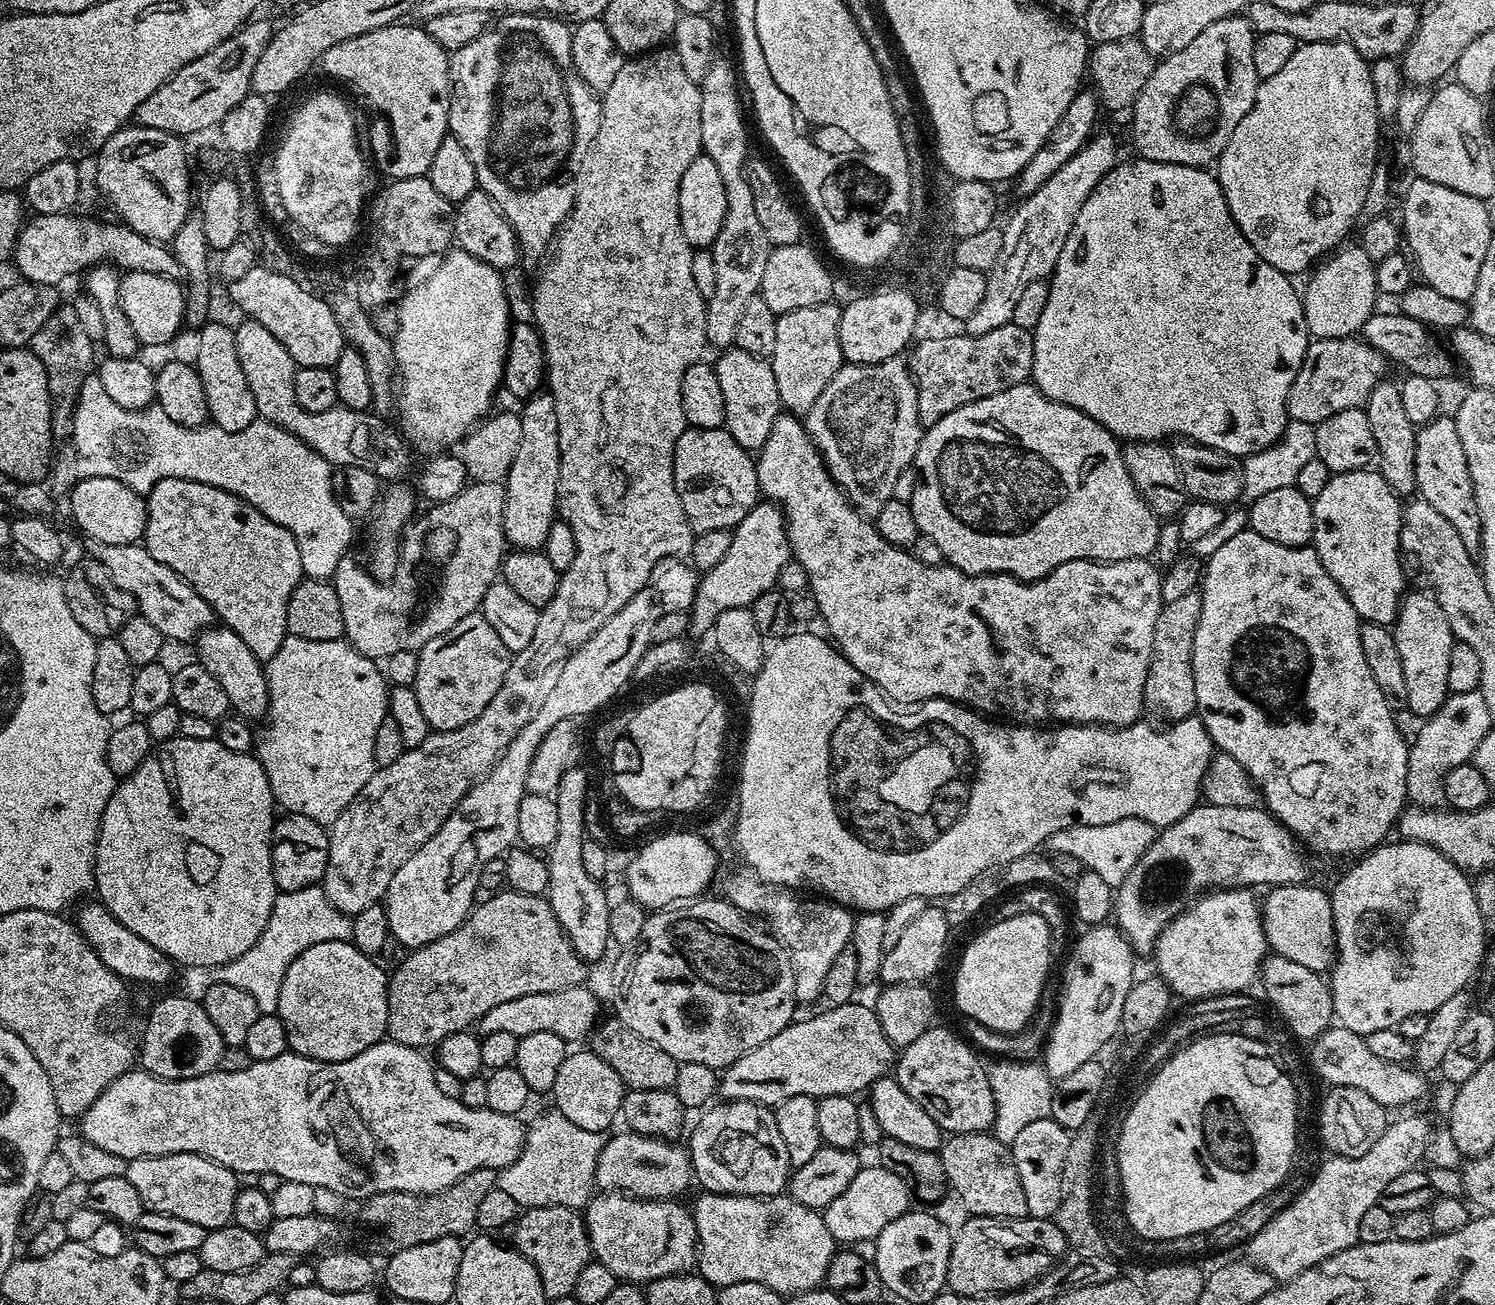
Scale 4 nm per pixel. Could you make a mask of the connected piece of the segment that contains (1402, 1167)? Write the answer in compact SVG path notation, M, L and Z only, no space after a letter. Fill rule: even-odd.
M1404 1116L1401 1120L1393 1119L1388 1125L1388 1129L1366 1150L1366 1154L1361 1156L1333 1156L1327 1157L1328 1161L1321 1166L1317 1172L1311 1173L1307 1186L1282 1210L1282 1214L1274 1214L1254 1238L1250 1238L1246 1245L1247 1259L1261 1268L1266 1274L1270 1274L1277 1282L1293 1280L1298 1274L1310 1270L1310 1266L1321 1264L1326 1258L1346 1250L1350 1246L1358 1243L1358 1225L1362 1222L1366 1210L1370 1206L1379 1204L1380 1196L1398 1178L1398 1174L1406 1174L1417 1167L1425 1159L1425 1152L1430 1145L1430 1137L1434 1128L1428 1125L1428 1120L1424 1116Z

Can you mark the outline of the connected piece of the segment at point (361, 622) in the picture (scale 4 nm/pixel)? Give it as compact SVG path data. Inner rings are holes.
M469 483L468 487L462 490L462 494L441 504L432 504L429 509L429 512L421 511L403 529L396 570L390 580L392 592L376 592L377 579L371 571L364 569L363 572L356 568L351 555L344 556L342 562L338 562L334 583L338 602L342 605L344 639L374 661L382 662L390 654L398 654L402 650L419 653L420 649L426 646L426 642L430 642L430 638L446 634L450 626L458 626L462 618L473 615L479 609L486 590L490 590L490 586L497 583L501 575L506 555L506 490L503 483Z

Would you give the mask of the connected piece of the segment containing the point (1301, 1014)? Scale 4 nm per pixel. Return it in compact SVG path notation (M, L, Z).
M1272 954L1260 965L1258 984L1259 987L1264 987L1263 999L1276 1002L1276 1007L1291 1021L1294 1034L1301 1041L1311 1042L1327 1028L1333 1027L1332 989L1321 973L1306 970L1306 966L1290 962L1290 958Z

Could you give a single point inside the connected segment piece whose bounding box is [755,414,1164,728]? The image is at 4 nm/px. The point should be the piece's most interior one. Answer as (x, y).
(1074, 647)

